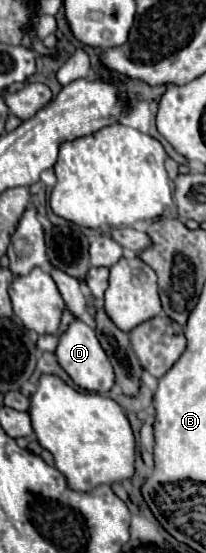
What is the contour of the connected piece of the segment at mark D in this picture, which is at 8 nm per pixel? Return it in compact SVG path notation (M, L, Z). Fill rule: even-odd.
M73 319L67 327L67 331L59 337L59 345L57 345L57 361L59 365L69 373L69 377L87 391L95 391L95 393L107 393L113 387L113 367L109 363L109 357L105 353L105 349L101 347L95 329L91 325L87 325L81 319Z

